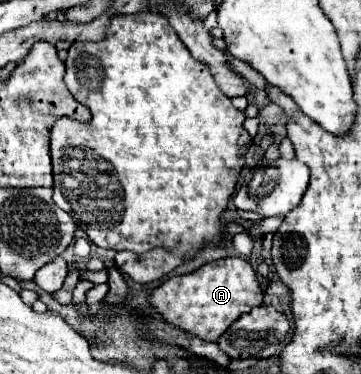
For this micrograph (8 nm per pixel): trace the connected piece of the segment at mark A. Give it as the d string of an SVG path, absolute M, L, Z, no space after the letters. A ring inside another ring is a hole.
M238 256L208 262L190 274L172 276L150 296L150 304L166 318L166 322L194 332L206 342L216 342L234 320L262 302L264 292L254 268L248 260Z

